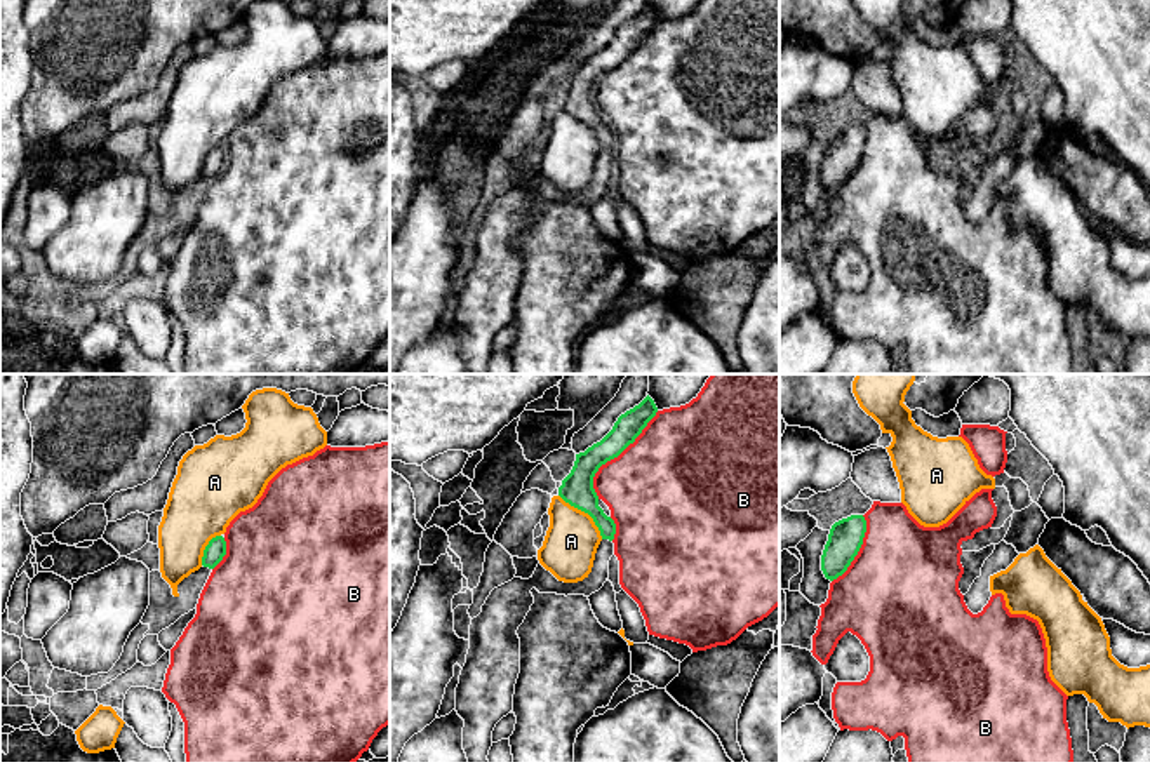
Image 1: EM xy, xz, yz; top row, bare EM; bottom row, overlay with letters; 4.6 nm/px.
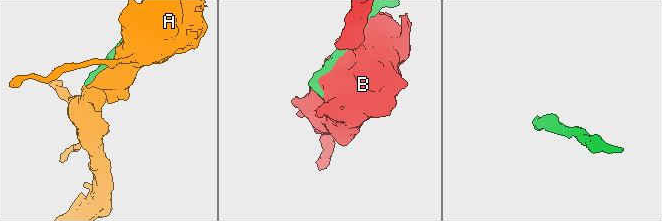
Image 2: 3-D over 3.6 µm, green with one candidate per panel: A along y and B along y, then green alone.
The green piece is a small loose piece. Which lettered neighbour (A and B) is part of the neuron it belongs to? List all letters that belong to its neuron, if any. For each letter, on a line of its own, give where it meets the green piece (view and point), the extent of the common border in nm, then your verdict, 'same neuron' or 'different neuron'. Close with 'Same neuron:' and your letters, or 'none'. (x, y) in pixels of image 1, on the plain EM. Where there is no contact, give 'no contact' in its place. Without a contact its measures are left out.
A: xz (585, 122) | 300 nm | different neuron
B: xz (616, 66) | 500 nm | different neuron
Same neuron: none

